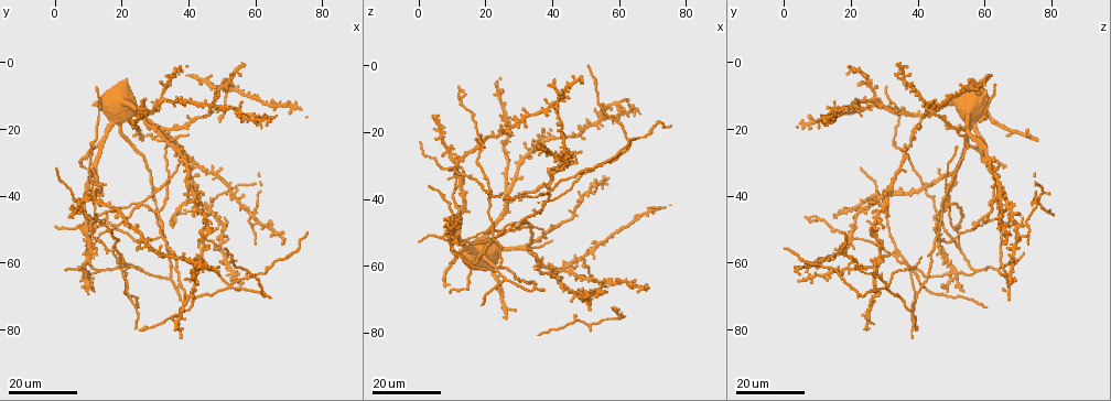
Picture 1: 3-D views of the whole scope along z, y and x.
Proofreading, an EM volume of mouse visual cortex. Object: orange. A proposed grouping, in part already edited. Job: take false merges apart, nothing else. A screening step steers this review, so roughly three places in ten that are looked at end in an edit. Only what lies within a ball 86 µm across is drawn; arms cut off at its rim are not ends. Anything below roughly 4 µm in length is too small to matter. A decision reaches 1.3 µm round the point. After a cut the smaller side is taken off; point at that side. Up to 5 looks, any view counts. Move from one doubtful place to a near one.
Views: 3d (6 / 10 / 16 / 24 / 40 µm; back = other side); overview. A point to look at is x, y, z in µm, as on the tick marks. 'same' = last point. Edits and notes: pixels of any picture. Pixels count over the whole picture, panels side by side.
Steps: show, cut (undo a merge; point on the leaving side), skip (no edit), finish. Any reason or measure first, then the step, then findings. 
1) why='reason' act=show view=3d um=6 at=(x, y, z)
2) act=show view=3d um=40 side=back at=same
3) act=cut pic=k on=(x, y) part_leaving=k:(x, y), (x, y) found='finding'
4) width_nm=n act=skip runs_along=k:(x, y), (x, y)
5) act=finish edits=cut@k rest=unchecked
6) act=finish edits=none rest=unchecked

why='looks like a crossing' act=show view=3d um=16 at=(52.5, 66.5, 31.5)

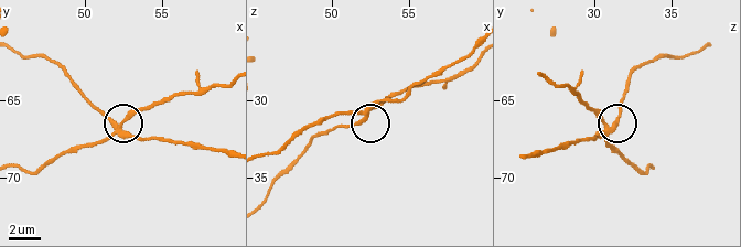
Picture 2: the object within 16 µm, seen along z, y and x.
why='zoom in' act=show view=3d um=6 at=(52.4, 67.0, 30.6)

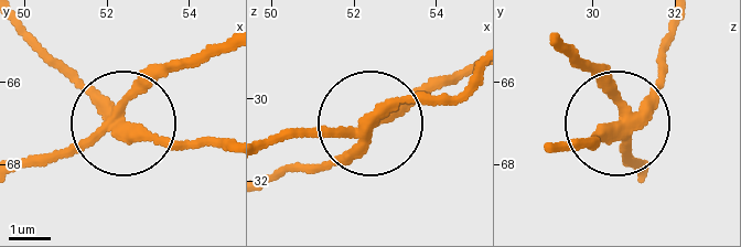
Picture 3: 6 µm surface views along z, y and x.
arms=4 act=cut pic=3 on=(76, 86) part_leaving=3:(119, 126), (169, 147), (221, 147) found='two neurons meet here'

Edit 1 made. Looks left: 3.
why='a fork' act=show view=3d um=16 at=(20.0, 62.5, 38.0)

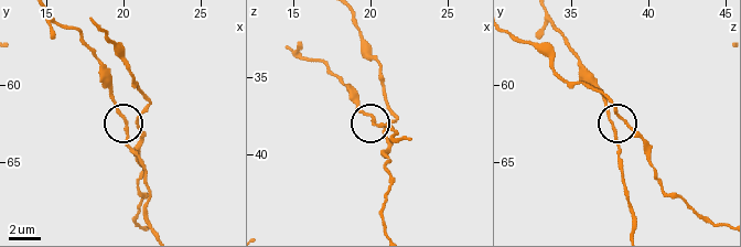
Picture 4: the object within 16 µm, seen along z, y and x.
act=show view=3d um=10 at=(20.2, 62.8, 37.8)

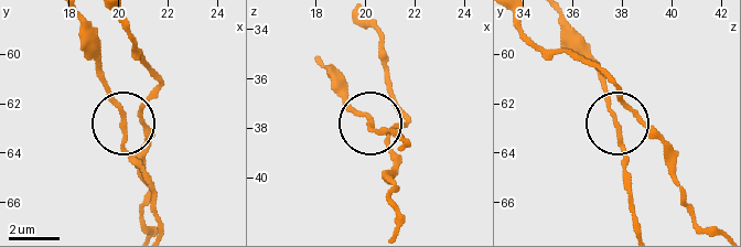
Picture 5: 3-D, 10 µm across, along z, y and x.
side_arm_um=46 act=skip runs_along=5:(161, 228), (151, 178), (126, 147), (121, 108), (100, 73) found='all the same neuron'

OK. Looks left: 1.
act=finish edits=cut@3 rest=unchecked

